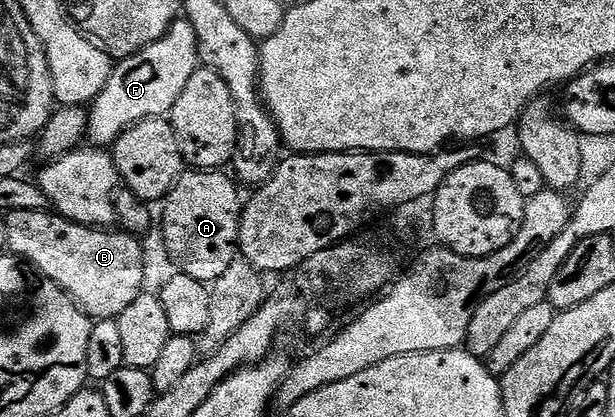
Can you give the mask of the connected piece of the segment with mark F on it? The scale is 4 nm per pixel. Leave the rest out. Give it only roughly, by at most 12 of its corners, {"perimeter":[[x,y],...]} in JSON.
{"perimeter":[[185,18],[119,59],[88,108],[110,146],[165,117],[200,67]]}

